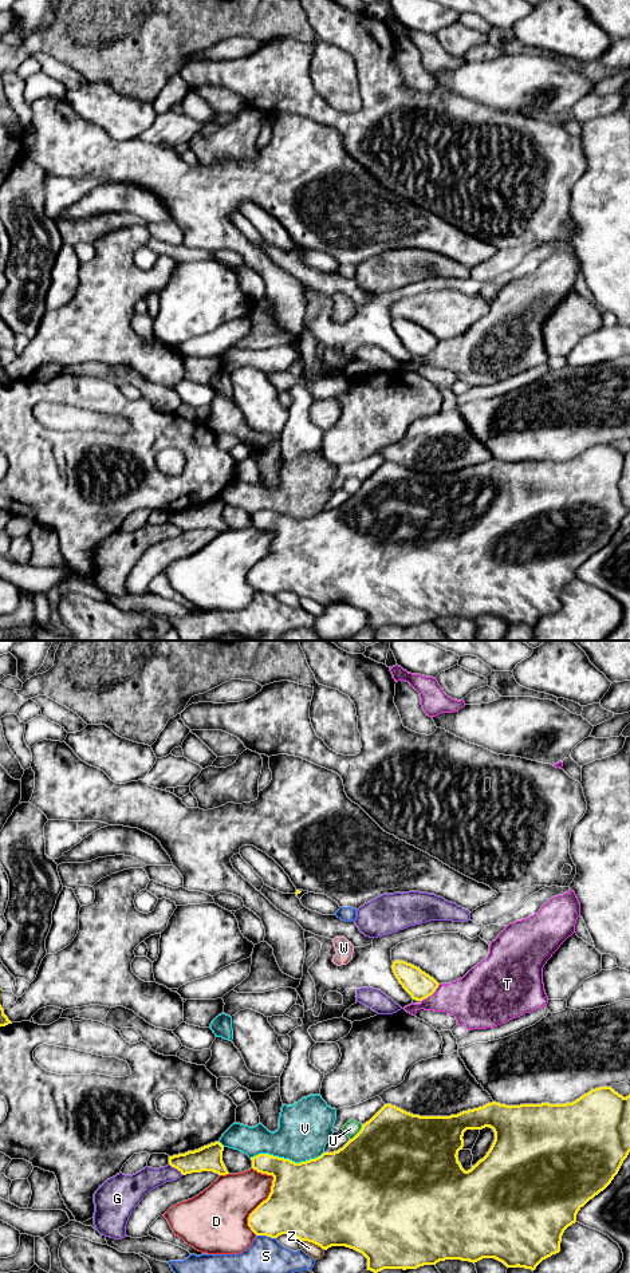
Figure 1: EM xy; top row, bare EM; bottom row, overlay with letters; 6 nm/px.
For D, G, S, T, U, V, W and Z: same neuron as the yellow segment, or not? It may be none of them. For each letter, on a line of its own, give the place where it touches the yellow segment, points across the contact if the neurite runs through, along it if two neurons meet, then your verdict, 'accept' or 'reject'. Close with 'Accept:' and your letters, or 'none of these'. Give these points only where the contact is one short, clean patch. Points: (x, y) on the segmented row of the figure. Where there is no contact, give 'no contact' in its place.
D: contact xy (268, 1195); reject
G: contact xy (176, 1167); reject
S: contact xy (266, 1234); reject
T: contact xy (430, 994); reject
U: contact xy (358, 1132); reject
V: contact xy (287, 1159); reject
W: contact xy (345, 958); way xy (345, 958), (343, 948); accept
Z: contact xy (314, 1242); reject
Accept: W

